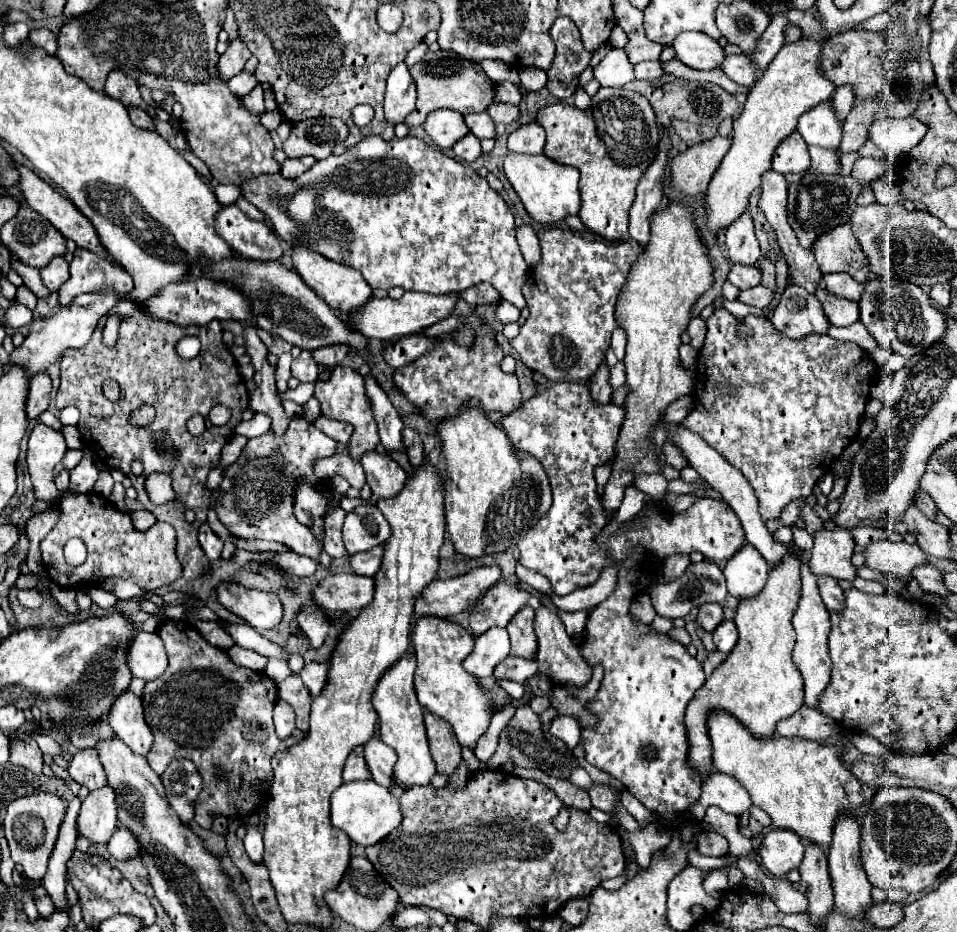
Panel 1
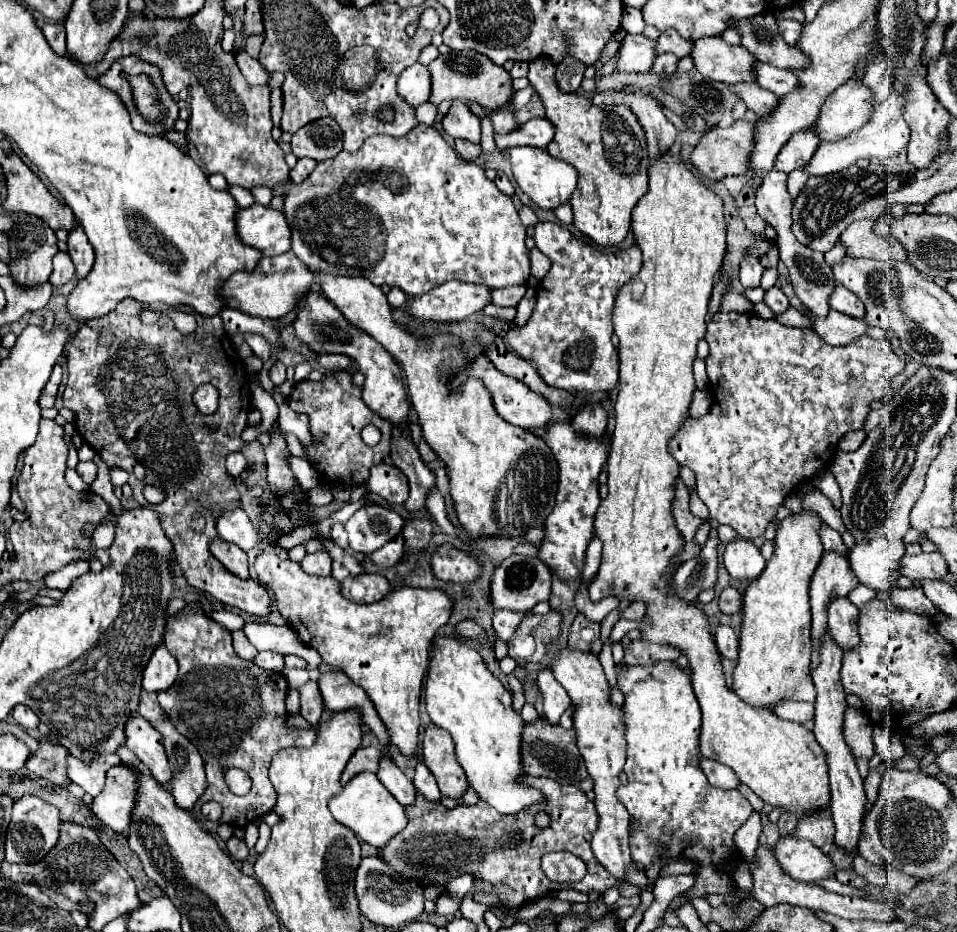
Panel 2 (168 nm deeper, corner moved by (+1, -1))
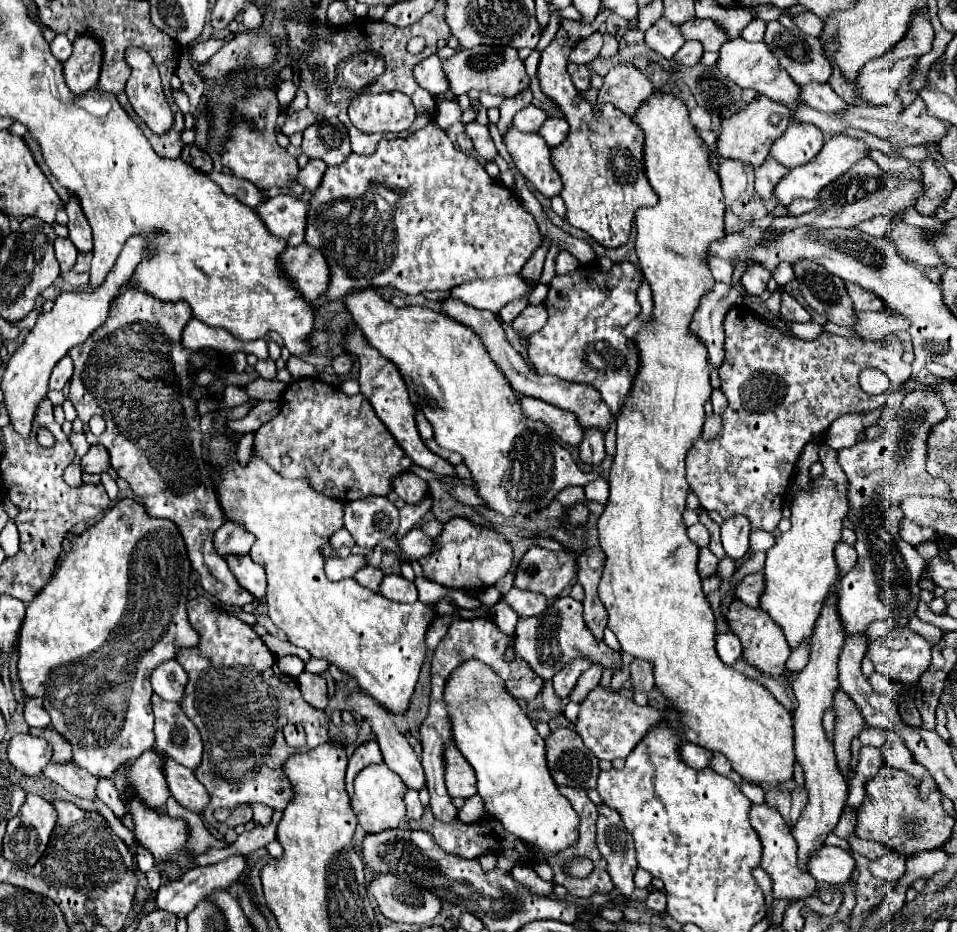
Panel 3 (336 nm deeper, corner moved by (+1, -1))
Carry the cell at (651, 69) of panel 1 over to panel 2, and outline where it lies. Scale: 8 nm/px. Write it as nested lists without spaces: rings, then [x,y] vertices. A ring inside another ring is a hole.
[[[671,53],[659,55],[659,57],[655,57],[655,63],[651,67],[651,73],[655,73],[655,75],[669,75],[669,73],[675,71],[677,61],[679,59],[675,59],[675,55],[671,55]]]

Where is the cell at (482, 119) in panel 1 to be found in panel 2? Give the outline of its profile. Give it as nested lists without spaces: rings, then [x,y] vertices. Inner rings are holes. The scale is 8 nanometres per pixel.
[[[491,111],[487,117],[491,119],[495,133],[505,135],[505,133],[511,133],[515,129],[515,115],[509,111]]]

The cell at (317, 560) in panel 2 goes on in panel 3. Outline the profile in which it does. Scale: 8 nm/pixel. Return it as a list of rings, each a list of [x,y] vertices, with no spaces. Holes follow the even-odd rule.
[[[349,555],[345,559],[331,557],[331,559],[325,561],[325,573],[327,573],[327,579],[341,581],[341,579],[347,579],[347,577],[355,577],[355,573],[359,569],[363,569],[365,565],[367,565],[365,555]]]

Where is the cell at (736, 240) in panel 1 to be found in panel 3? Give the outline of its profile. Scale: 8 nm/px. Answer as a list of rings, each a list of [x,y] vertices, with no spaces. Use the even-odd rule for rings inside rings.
[[[751,265],[751,269],[747,269],[747,273],[743,273],[741,283],[747,293],[761,295],[767,289],[769,279],[771,279],[771,273],[767,273],[765,269],[759,269],[759,265]]]

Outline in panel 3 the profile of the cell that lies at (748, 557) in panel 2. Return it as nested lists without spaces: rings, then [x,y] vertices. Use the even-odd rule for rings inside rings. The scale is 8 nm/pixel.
[[[745,515],[727,517],[721,523],[721,543],[725,553],[733,559],[743,559],[749,549],[749,533],[751,521]]]

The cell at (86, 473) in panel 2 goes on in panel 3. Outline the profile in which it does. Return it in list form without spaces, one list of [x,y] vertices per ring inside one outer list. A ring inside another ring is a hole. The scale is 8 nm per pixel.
[[[91,445],[87,455],[81,459],[81,469],[87,473],[105,473],[109,467],[109,453],[103,445]]]

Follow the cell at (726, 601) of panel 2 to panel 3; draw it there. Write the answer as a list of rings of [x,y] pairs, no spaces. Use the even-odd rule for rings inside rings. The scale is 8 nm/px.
[[[755,573],[755,575],[747,575],[737,591],[735,591],[735,597],[741,599],[745,605],[749,607],[759,607],[759,599],[763,595],[763,573]]]

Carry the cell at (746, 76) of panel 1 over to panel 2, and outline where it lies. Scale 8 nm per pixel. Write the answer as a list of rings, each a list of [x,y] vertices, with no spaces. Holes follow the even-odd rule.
[[[761,61],[753,63],[753,79],[755,79],[757,85],[773,91],[779,97],[789,93],[797,85],[795,75],[791,71],[777,69],[777,67],[771,67],[771,65],[763,65]]]

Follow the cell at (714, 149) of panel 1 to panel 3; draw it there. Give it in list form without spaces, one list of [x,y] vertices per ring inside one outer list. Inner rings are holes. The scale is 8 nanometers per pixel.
[[[757,95],[745,109],[741,109],[739,113],[731,115],[721,123],[723,129],[719,135],[717,155],[759,167],[767,159],[773,141],[779,139],[789,125],[791,125],[791,111],[783,103],[775,103],[765,95]]]

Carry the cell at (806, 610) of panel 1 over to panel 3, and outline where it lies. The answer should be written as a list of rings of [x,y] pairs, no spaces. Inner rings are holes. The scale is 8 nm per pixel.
[[[835,691],[835,701],[833,701],[833,709],[837,713],[837,721],[835,721],[835,739],[833,739],[833,747],[835,747],[835,755],[837,755],[837,765],[841,769],[841,773],[845,777],[849,777],[851,769],[849,769],[849,747],[851,747],[851,739],[855,735],[859,735],[863,729],[867,729],[863,715],[859,713],[859,709],[853,705],[851,697],[845,695],[845,691]]]

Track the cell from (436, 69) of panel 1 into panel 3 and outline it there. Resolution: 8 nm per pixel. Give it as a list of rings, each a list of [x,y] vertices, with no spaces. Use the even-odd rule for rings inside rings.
[[[479,45],[473,49],[461,49],[457,55],[443,61],[443,71],[455,95],[463,95],[471,89],[477,89],[491,95],[515,97],[519,91],[529,87],[529,75],[525,71],[525,63],[523,59],[519,59],[515,47],[495,49],[493,45]]]

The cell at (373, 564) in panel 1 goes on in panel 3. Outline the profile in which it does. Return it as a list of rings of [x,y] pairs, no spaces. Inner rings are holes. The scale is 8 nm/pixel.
[[[413,529],[411,533],[407,533],[407,537],[403,537],[403,541],[397,541],[397,543],[411,561],[421,559],[435,549],[435,537],[429,537],[421,529]]]

